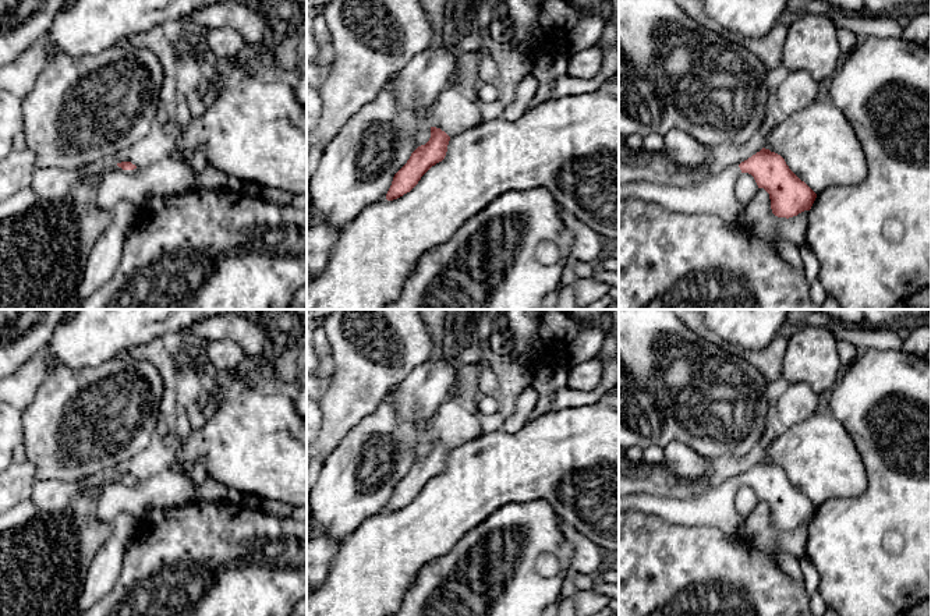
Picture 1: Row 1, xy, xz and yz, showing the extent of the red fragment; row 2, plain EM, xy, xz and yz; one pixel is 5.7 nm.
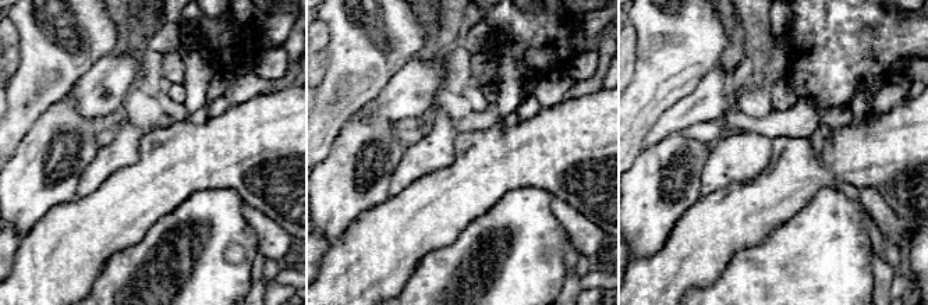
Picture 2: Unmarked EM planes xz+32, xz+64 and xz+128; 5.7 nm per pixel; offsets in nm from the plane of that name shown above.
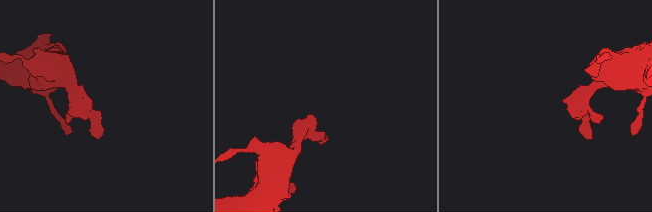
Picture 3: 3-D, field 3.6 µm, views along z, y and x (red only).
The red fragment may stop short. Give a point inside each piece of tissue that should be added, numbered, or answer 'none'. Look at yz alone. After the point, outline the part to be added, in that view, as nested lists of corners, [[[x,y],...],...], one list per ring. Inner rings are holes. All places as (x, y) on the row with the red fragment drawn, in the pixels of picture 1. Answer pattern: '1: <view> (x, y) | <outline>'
1: yz (714, 194) | [[[734,164],[682,185],[668,178],[659,183],[622,184],[619,199],[636,197],[675,212],[714,215],[730,226],[741,227],[746,206],[737,201],[734,194],[740,174],[739,164]]]

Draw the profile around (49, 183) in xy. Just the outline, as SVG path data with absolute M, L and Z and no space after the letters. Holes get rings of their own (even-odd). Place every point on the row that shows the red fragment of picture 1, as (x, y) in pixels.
M111 163L85 164L75 169L40 167L36 169L31 188L39 199L60 201L77 195L75 188L84 180L96 181Z

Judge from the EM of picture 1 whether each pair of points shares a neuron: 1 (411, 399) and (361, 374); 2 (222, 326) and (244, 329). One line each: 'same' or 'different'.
1: different
2: same

